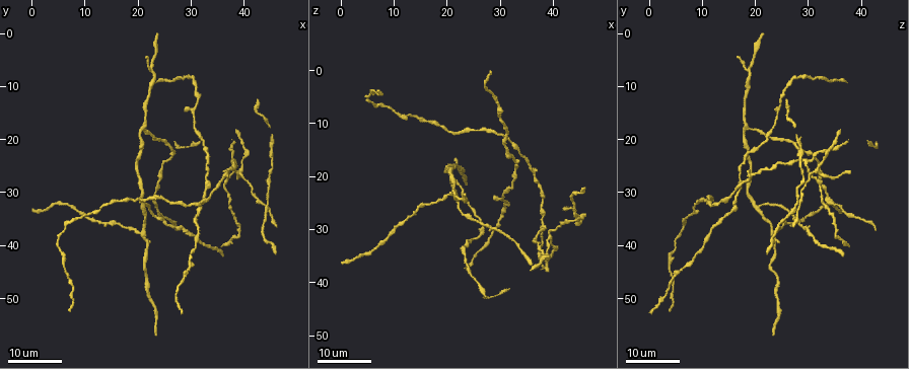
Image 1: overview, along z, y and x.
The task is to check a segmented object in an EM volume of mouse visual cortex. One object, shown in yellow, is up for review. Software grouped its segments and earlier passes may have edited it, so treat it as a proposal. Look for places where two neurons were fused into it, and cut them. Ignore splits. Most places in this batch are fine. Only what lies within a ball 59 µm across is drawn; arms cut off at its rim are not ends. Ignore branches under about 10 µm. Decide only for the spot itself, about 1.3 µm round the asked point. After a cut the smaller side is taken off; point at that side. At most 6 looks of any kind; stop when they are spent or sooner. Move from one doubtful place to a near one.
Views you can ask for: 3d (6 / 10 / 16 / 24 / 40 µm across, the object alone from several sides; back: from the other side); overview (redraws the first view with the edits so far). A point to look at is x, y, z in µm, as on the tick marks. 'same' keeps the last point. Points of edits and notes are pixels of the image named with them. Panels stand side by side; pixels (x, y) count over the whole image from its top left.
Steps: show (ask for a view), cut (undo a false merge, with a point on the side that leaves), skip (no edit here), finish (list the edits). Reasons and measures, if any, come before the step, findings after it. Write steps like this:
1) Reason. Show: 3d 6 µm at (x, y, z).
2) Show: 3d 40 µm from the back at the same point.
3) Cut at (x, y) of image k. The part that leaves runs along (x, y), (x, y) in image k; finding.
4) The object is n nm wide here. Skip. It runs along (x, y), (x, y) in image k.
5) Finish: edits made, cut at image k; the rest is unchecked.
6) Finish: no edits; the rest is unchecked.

Branch point. Show: 3d 16 µm at (21.0, 18.0, 18.5).

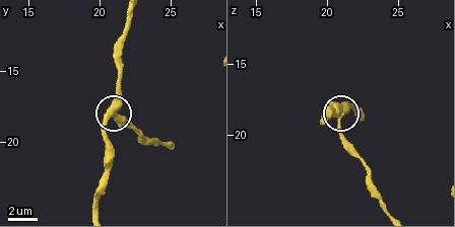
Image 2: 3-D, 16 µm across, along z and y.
Show: 3d 10 µm at the same point.

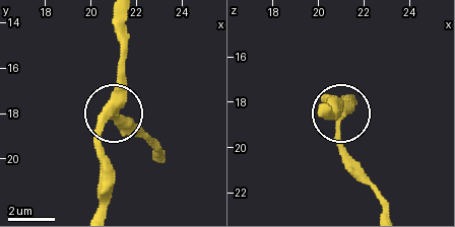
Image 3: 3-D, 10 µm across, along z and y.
The object is 310 nm wide here. Skip. It runs along (96, 207), (99, 138), (116, 108), (116, 64) in image 3; one neuron here.

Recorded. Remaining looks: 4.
Three arms meet. Show: 3d 16 µm at (20.5, 37.5, 23.5).

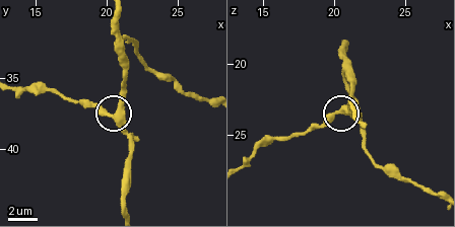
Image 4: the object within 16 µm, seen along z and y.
Show: 3d 10 µm at (20.4, 37.8, 23.4).

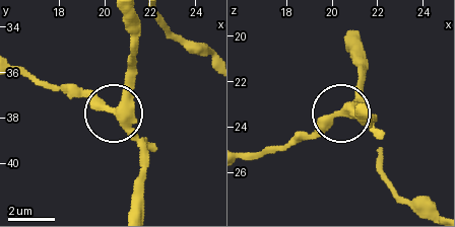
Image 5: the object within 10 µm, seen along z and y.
The object is 380 nm wide here. Skip. It runs along (124, 19), (130, 77), (116, 118), (145, 157) in image 5; one neuron here.

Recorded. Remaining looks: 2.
Side arm on a straight run. Show: 3d 16 µm at (21.5, 33.0, 20.5).

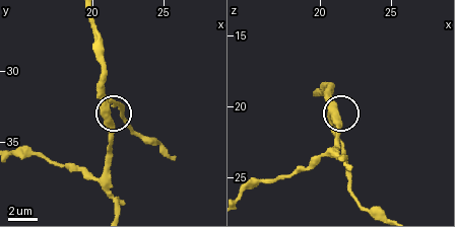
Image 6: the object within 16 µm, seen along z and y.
Show: 3d 6 µm at (21.2, 33.2, 20.4).

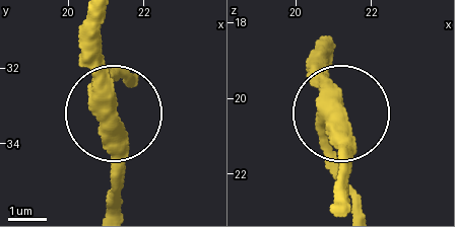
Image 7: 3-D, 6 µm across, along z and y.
Skip. One neuron here.

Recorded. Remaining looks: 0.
Finish: no edits; the rest is unchecked.

